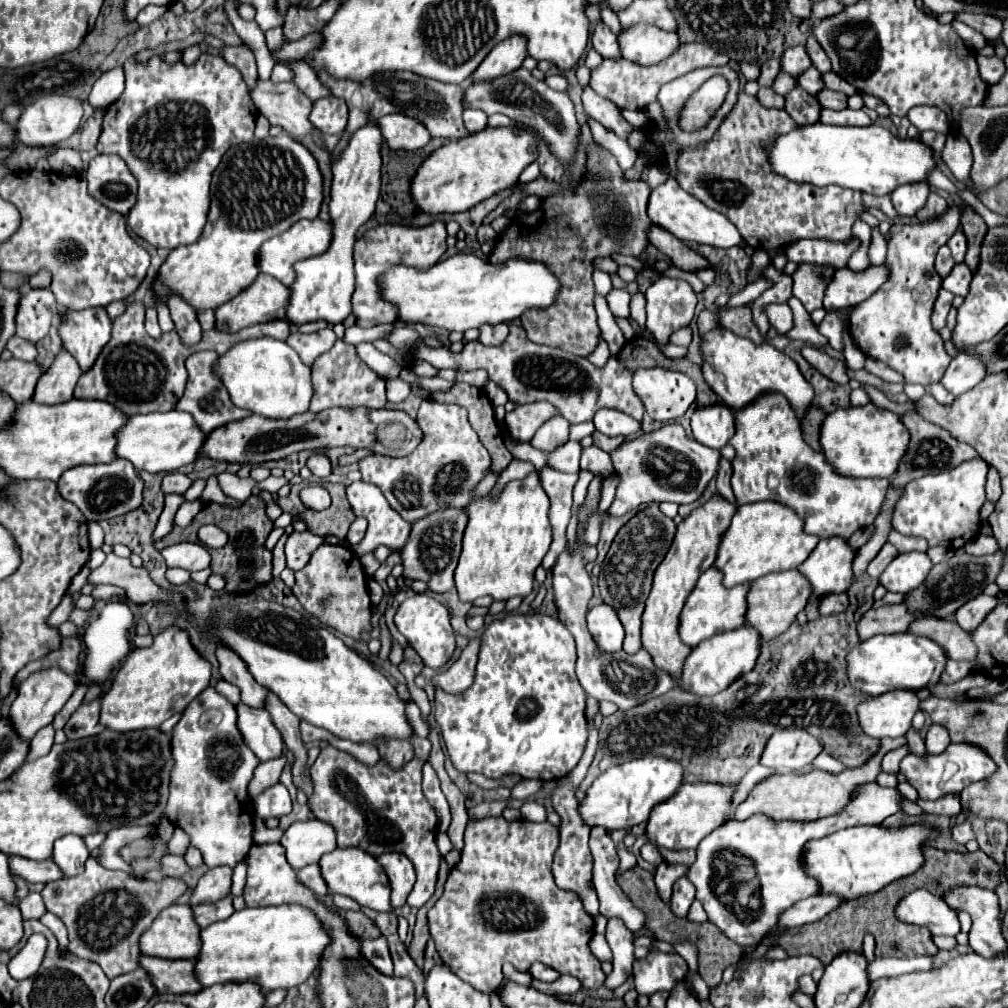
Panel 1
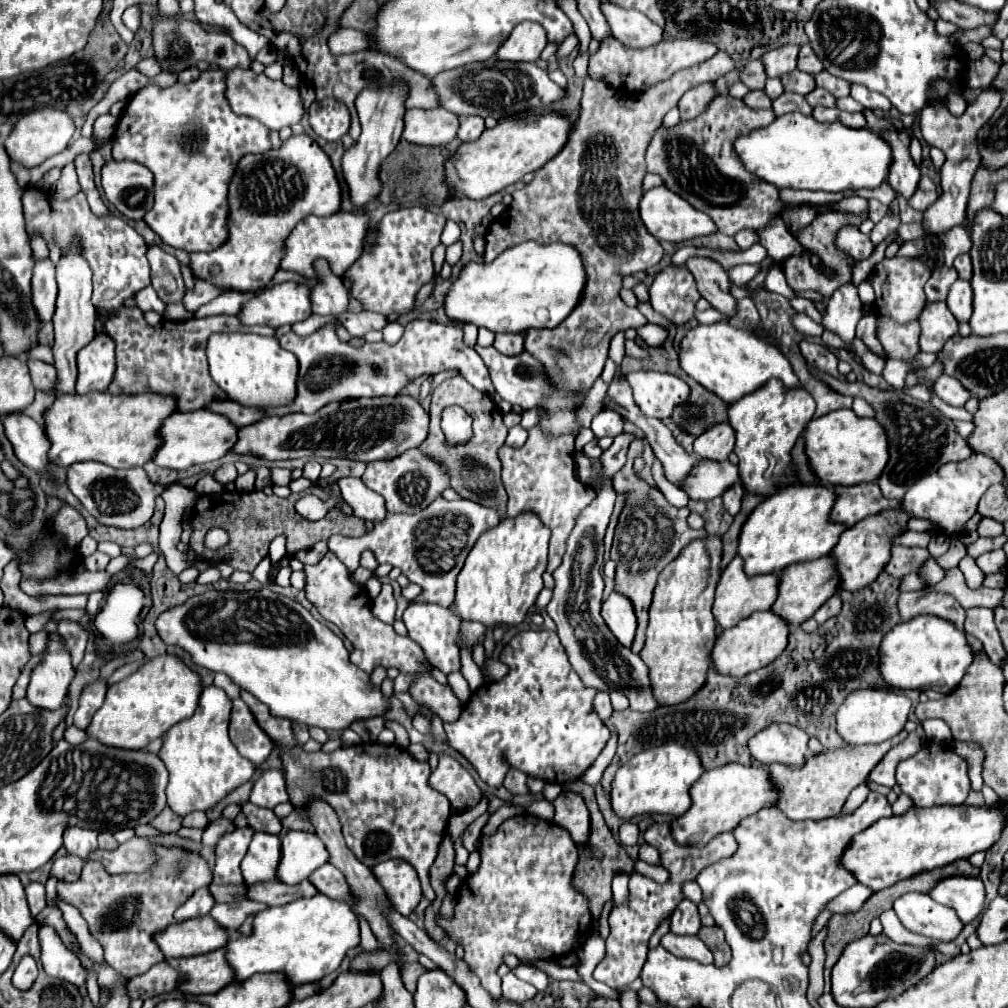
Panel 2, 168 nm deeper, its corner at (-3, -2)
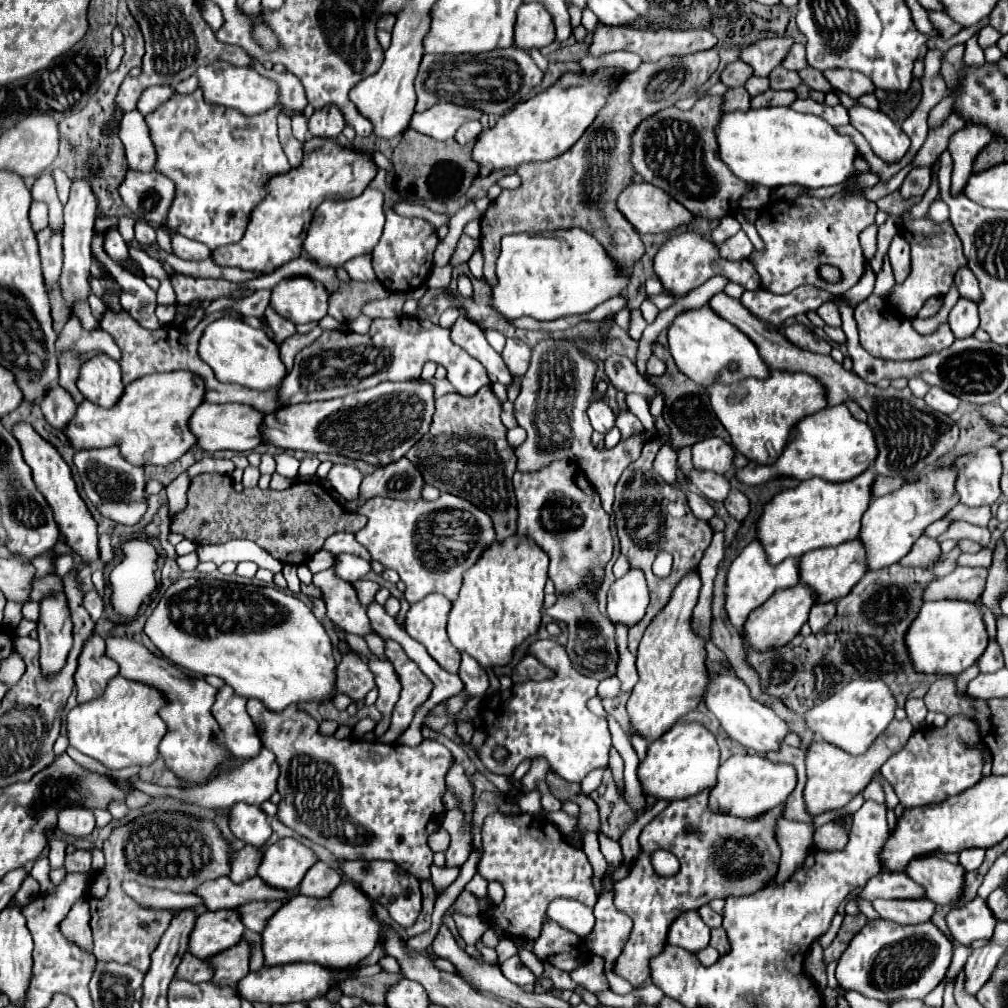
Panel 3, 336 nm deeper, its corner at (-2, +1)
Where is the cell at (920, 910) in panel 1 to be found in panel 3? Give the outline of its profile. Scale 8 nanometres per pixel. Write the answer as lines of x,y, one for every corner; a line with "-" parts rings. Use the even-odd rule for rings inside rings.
876,899
872,901
872,907
882,919
896,921
900,925
912,925
912,923
924,923
934,915
934,903
920,899
920,901
898,901
898,899

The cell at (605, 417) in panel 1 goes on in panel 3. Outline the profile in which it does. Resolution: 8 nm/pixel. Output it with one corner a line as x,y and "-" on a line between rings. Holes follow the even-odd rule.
592,401
586,413
588,413
588,417
590,417
590,423
592,423
594,431
598,431
598,433
608,433
608,431
614,427
616,415
612,413
612,409
610,409
604,401

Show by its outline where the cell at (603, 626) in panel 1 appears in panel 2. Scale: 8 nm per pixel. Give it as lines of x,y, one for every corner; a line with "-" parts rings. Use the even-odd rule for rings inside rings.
613,592
601,606
601,616
605,620
605,624
609,626
609,630
615,634
615,638
619,640
621,646
631,646
633,636
635,636
635,628
637,628
637,618
633,612
631,602

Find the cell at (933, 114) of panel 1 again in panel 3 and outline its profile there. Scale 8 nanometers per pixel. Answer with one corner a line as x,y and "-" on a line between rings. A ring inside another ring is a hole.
966,125
958,133
952,135
948,151
954,159
954,171
952,171
952,191
962,193
976,155
992,141
990,131
984,125

